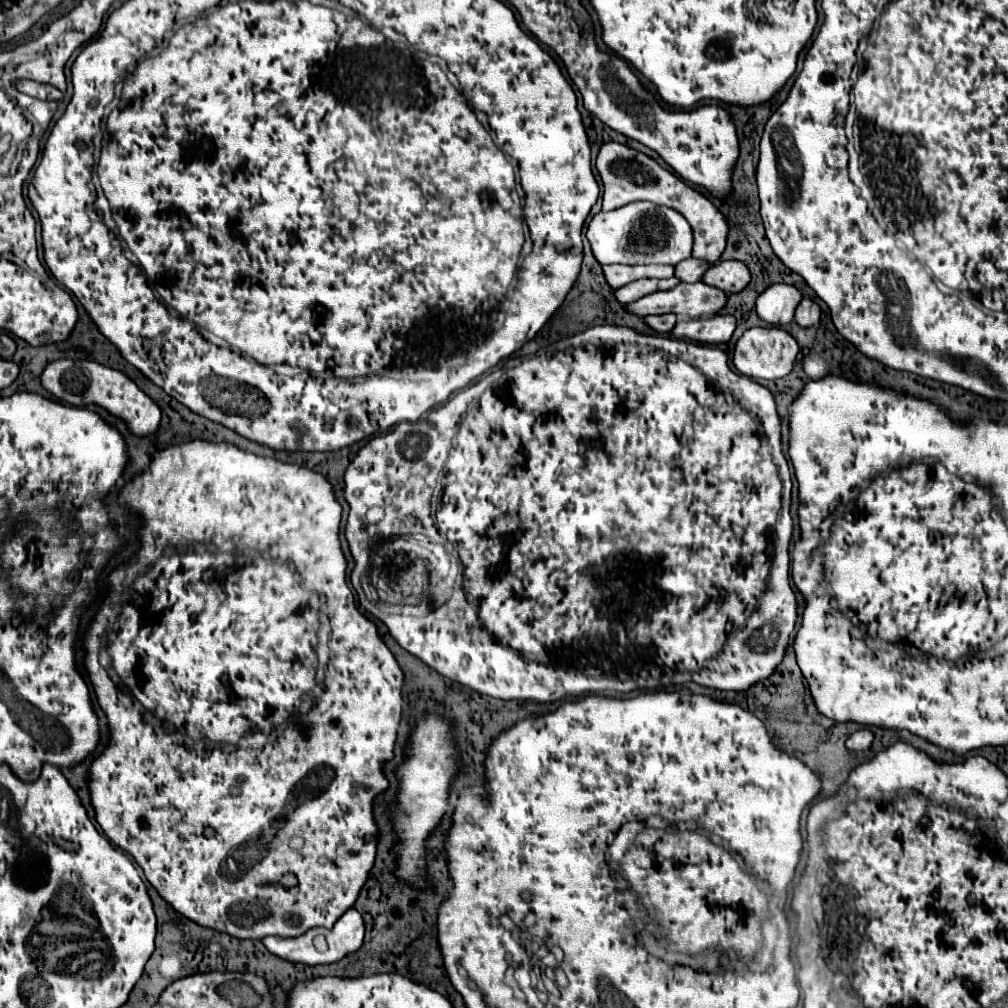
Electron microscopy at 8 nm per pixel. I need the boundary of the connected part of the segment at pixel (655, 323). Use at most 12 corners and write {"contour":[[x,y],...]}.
{"contour":[[675,314],[647,316],[645,322],[659,334],[669,334]]}

